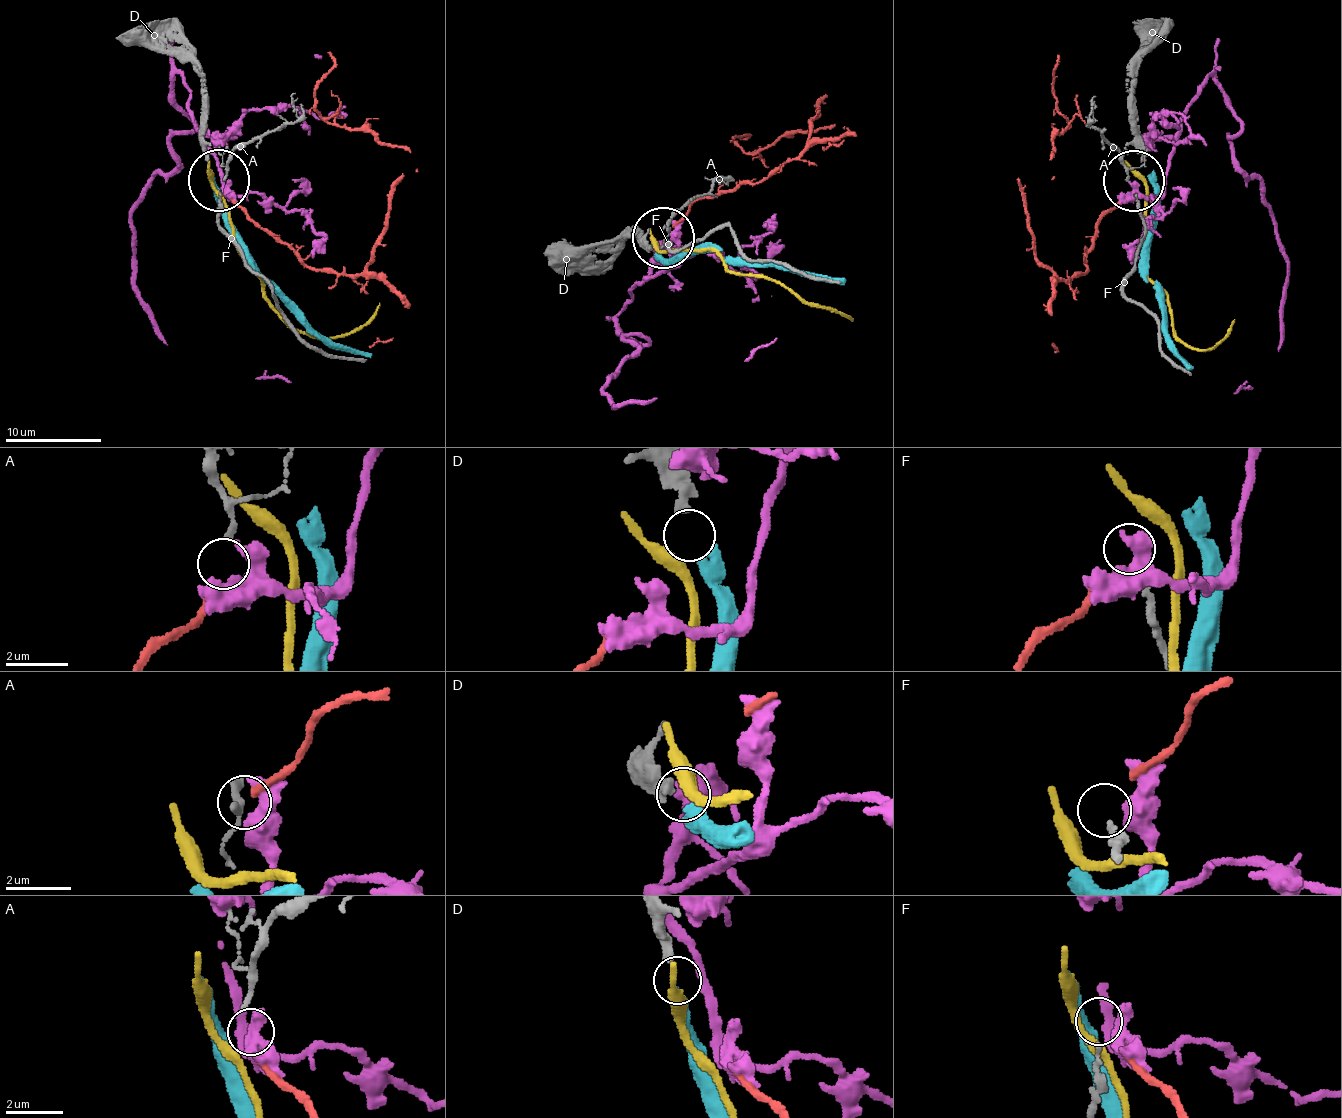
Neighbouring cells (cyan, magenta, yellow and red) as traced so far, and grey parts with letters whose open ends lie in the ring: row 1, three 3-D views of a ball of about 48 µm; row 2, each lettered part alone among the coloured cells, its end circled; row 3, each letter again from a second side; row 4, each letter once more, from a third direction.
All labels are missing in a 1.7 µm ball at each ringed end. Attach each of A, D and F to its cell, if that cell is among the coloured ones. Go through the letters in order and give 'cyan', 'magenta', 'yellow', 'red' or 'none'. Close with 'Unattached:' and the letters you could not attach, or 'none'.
A: red
D: cyan
F: none
Unattached: F

